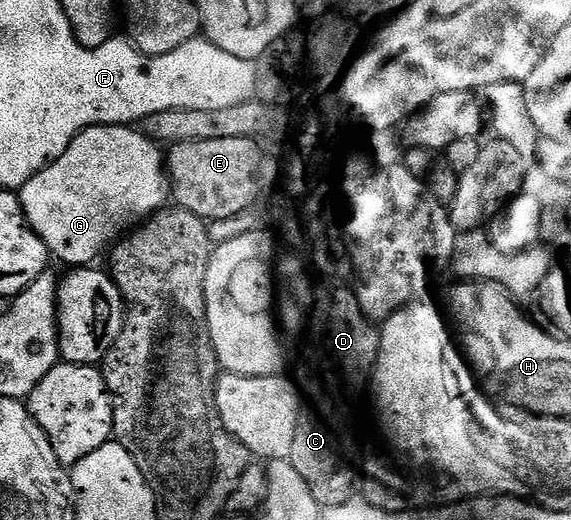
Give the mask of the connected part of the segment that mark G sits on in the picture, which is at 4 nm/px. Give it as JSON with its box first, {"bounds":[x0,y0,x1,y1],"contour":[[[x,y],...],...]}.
{"bounds":[20,125,162,265],"contour":[[[128,125],[85,128],[81,132],[82,139],[71,138],[61,148],[57,158],[22,184],[20,211],[24,216],[25,226],[42,240],[42,244],[55,260],[78,263],[74,265],[90,265],[97,257],[98,250],[121,229],[122,223],[128,222],[133,215],[138,215],[141,211],[149,212],[150,202],[161,193],[162,179],[158,176],[155,144],[147,139],[141,130],[132,131],[130,128],[132,127]]]}

